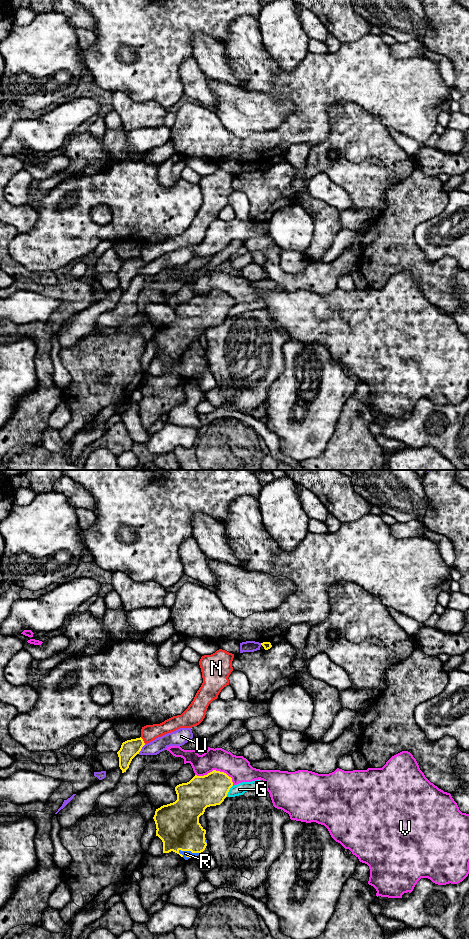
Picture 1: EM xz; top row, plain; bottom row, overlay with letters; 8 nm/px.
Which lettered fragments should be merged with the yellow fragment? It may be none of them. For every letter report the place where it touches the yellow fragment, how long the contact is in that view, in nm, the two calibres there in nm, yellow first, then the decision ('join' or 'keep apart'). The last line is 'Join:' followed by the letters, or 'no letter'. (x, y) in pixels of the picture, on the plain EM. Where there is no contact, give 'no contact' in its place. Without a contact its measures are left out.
G: contact xz (228, 311); length 110 nm; calibres 260 and 90 nm; keep apart
N: contact xz (142, 260); length 70 nm; calibres 150 and 130 nm; keep apart
R: contact xz (189, 370); length 180 nm; calibres 340 and 50 nm; join
U: contact xz (141, 268); length 100 nm; calibres 150 and 120 nm; keep apart
V: contact xz (217, 291); length 320 nm; calibres 260 and 190 nm; keep apart
Join: R

